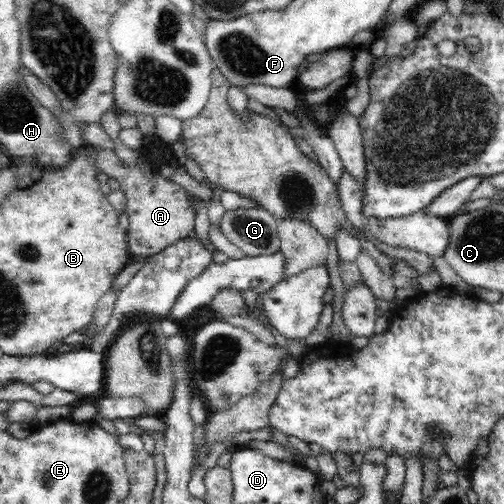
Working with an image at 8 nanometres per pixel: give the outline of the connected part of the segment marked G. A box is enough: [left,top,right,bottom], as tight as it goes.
[218,207,281,256]

